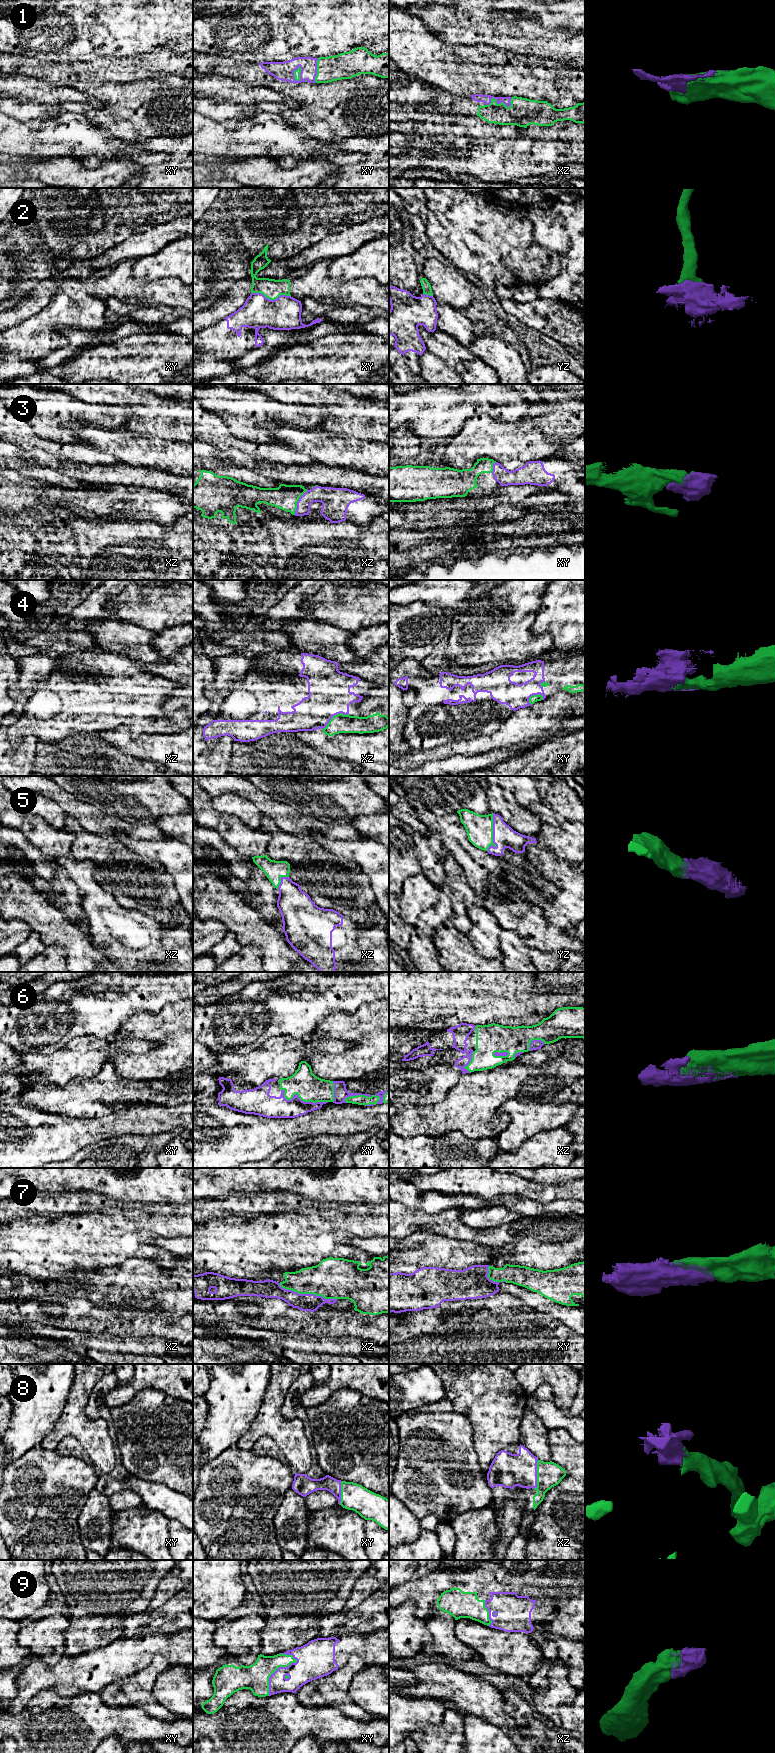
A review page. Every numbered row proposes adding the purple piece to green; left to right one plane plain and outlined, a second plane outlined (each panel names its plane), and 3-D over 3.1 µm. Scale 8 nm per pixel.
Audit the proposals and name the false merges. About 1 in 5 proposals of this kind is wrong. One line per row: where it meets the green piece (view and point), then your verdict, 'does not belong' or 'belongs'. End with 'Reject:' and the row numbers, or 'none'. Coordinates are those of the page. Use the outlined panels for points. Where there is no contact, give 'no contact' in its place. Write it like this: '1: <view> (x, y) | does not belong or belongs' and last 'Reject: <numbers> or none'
1: xz (501, 102) | belongs
2: xy (271, 299) | belongs
3: xz (297, 501) | belongs
4: xz (335, 715) | belongs
5: yz (492, 832) | belongs
6: xy (302, 1100) | belongs
7: xz (307, 1293) | belongs
8: xz (537, 1475) | belongs
9: xy (277, 1668) | belongs
Reject: none

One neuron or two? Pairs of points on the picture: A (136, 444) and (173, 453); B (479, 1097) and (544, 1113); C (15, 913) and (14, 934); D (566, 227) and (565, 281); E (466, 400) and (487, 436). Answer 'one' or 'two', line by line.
A: one
B: two
C: two
D: one
E: two

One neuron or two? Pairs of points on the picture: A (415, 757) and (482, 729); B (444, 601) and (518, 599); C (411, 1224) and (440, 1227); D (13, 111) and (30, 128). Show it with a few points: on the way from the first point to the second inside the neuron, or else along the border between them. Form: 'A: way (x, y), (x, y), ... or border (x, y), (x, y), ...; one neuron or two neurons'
A: border (473, 738), (451, 741), (428, 750); two neurons
B: border (468, 607), (454, 612); two neurons
C: way (418, 1223), (433, 1223); one neuron
D: border (10, 116), (19, 120), (46, 117); two neurons

